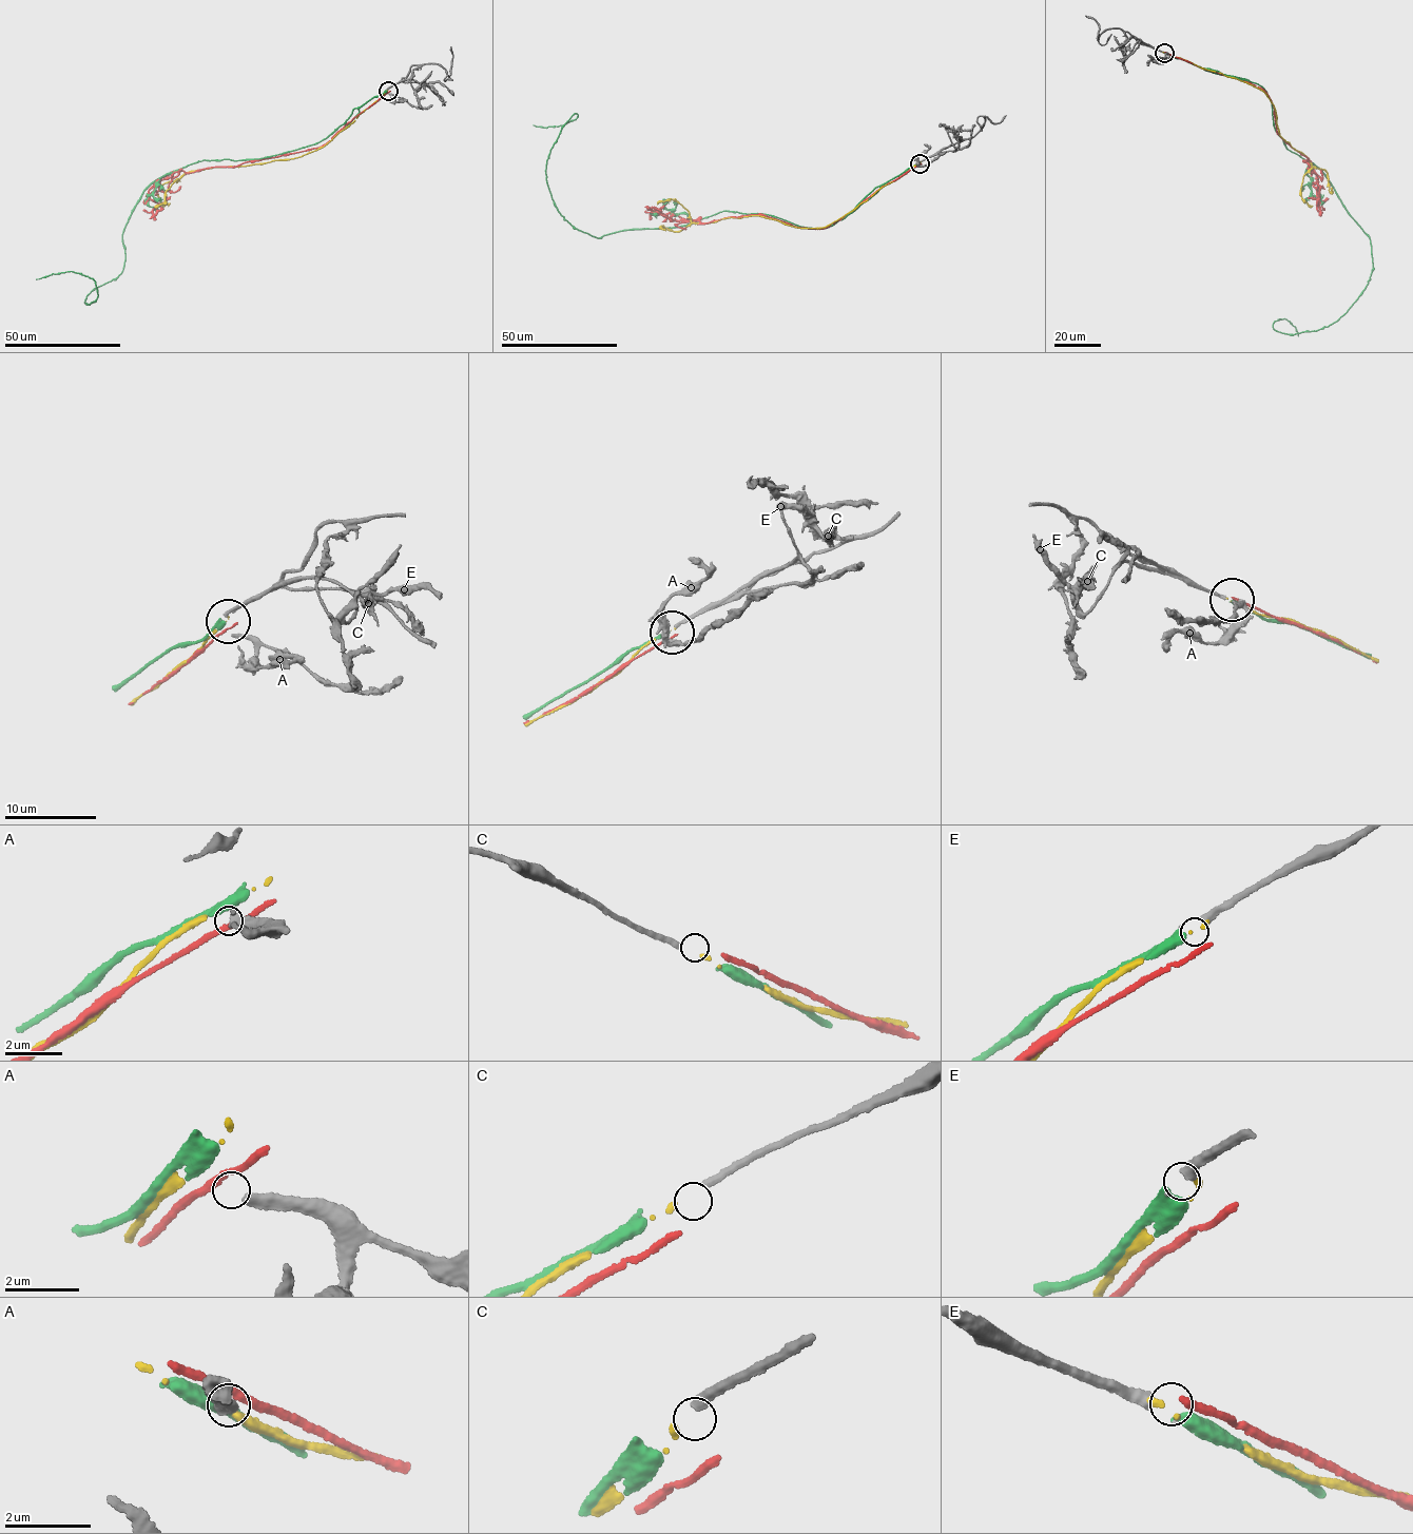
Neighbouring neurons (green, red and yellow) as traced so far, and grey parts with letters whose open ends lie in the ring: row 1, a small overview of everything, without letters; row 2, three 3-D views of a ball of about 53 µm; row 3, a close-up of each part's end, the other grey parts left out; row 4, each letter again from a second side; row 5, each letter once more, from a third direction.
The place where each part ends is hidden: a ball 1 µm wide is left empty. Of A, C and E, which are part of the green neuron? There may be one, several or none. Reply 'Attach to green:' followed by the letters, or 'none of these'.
Attach to green: E

